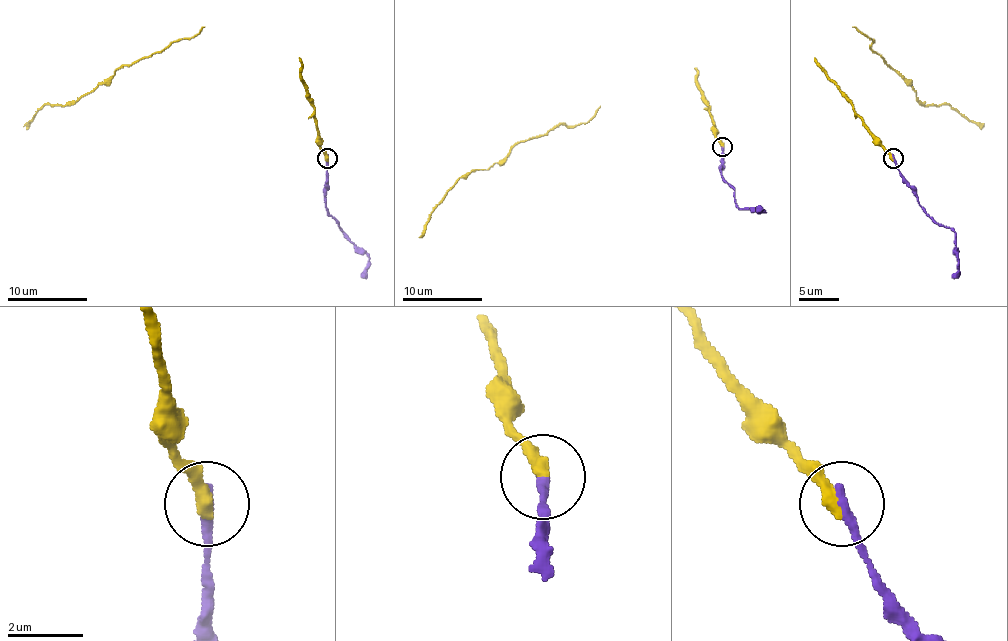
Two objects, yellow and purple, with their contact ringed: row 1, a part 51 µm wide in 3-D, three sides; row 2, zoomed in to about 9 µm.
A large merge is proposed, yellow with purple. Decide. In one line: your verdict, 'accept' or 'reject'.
accept

